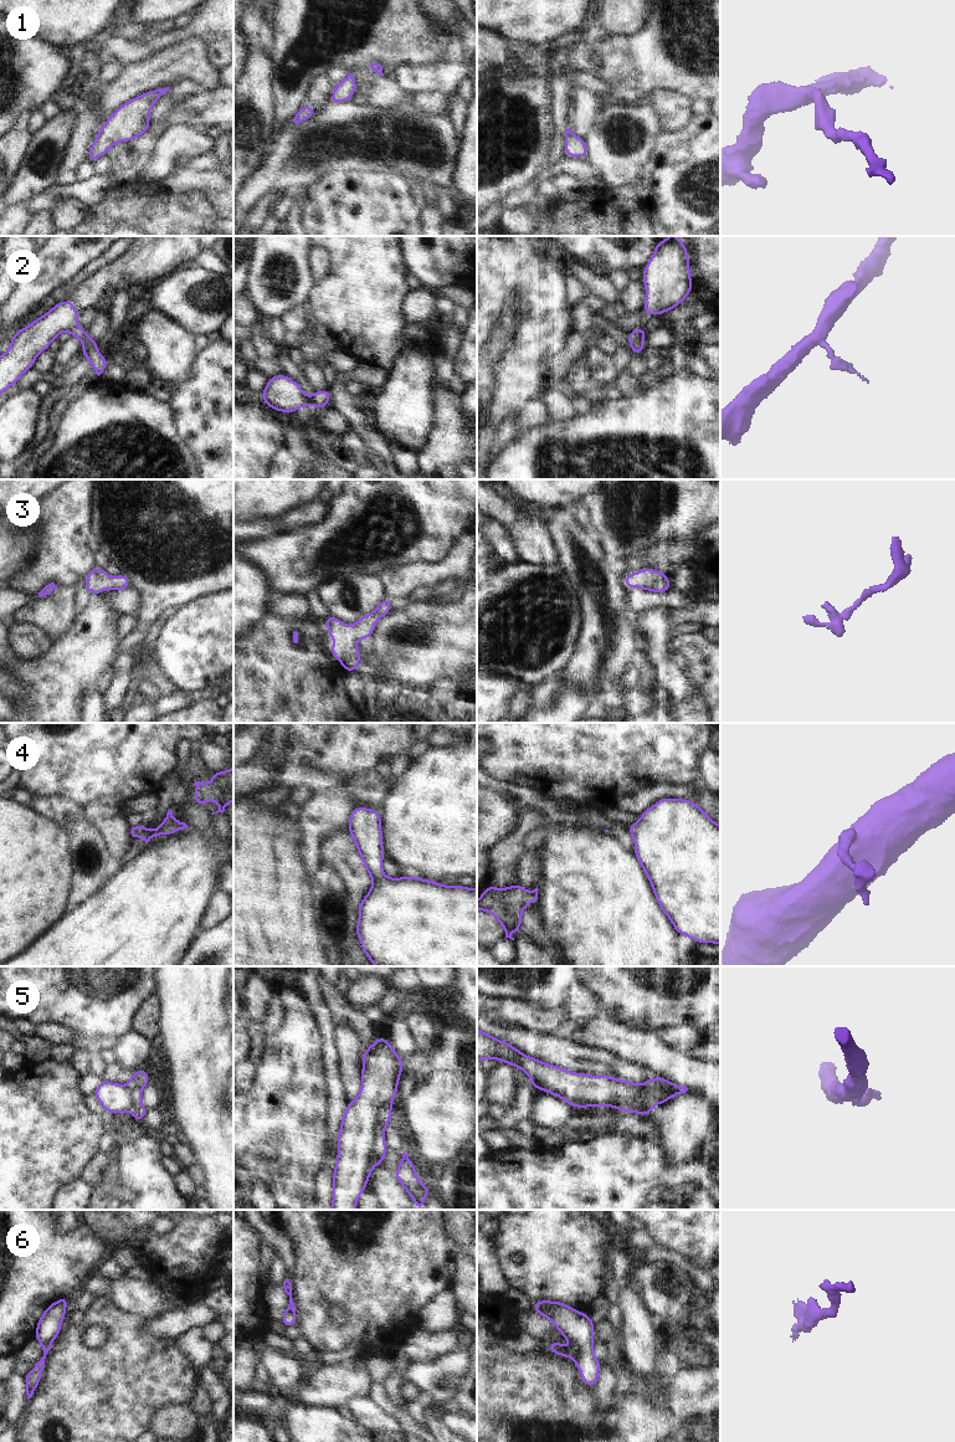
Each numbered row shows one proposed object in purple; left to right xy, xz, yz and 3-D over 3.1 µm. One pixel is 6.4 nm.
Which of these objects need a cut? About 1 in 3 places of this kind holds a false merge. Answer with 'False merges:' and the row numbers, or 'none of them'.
False merges: 5

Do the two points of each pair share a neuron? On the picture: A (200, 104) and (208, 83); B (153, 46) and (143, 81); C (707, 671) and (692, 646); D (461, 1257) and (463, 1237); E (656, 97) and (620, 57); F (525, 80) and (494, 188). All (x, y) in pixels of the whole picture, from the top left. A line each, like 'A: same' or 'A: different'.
A: different
B: different
C: same
D: different
E: different
F: same

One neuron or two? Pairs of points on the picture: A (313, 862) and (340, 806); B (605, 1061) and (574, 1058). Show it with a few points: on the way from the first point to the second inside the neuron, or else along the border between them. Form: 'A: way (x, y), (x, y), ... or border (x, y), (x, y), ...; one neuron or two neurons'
A: way (313, 848), (313, 834), (327, 820); one neuron
B: way (597, 1061), (581, 1060); one neuron

